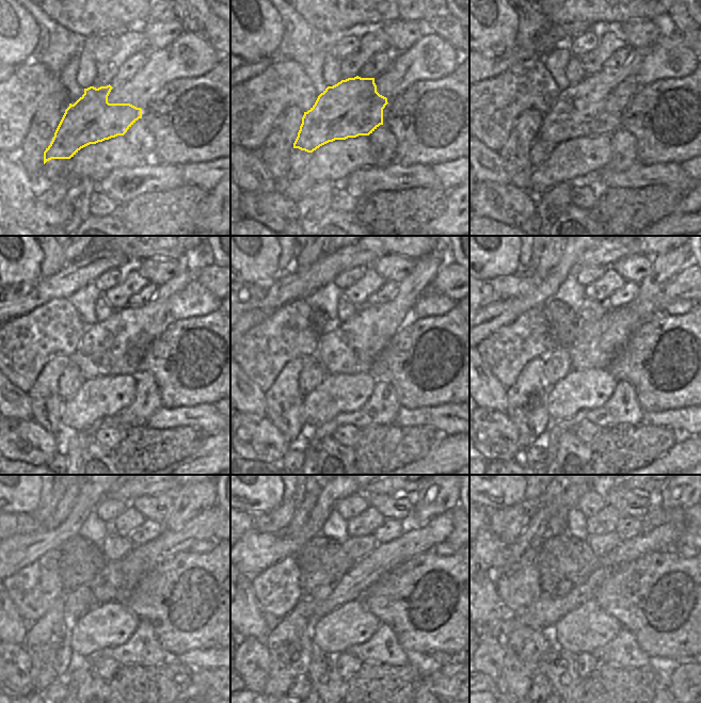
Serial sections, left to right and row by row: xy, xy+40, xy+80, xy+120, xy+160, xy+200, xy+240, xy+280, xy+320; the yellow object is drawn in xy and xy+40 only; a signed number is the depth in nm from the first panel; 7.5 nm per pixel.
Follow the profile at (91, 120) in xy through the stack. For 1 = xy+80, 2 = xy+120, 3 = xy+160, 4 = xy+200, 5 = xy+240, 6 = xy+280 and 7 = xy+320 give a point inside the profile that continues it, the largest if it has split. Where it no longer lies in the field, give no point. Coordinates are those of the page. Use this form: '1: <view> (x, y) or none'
1: xy+80 (593, 107)
2: xy+120 (116, 346)
3: xy+160 (367, 318)
4: xy+200 (666, 266)
5: xy+240 (190, 500)
6: xy+280 (437, 496)
7: xy+320 (675, 496)

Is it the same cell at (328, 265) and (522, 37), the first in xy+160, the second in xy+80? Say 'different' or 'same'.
different

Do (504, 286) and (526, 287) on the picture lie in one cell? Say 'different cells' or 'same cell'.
same cell

